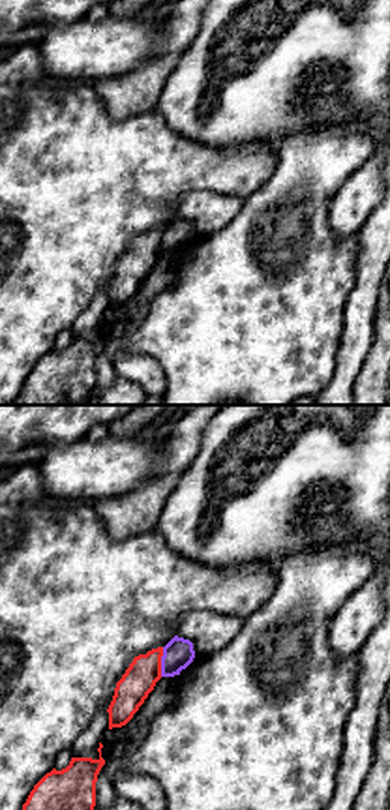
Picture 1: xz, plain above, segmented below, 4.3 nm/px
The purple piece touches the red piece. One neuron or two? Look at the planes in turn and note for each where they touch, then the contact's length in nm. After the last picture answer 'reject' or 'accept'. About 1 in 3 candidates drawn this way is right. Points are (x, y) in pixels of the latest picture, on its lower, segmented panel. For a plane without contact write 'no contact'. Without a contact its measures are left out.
(162, 662) | 130 nm

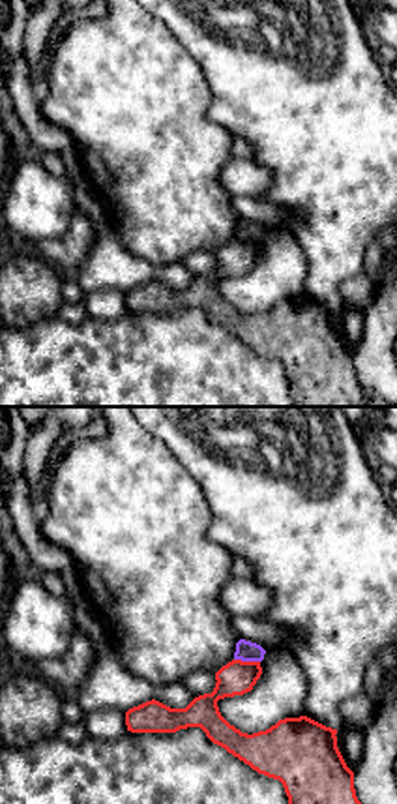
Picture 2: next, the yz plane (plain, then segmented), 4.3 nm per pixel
(248, 660) | 110 nm

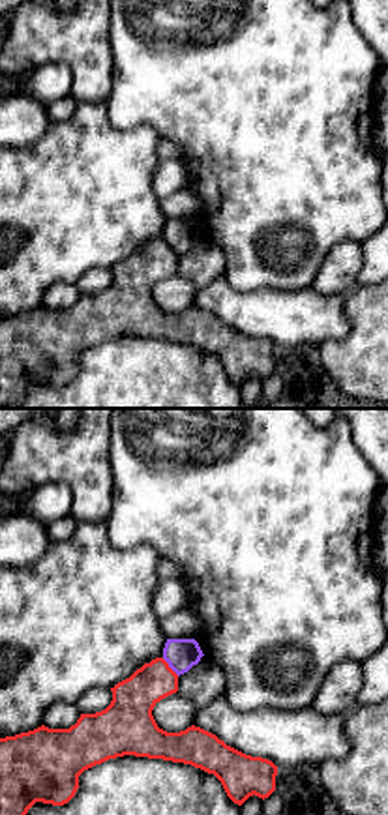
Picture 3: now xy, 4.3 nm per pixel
(171, 667) | 110 nm

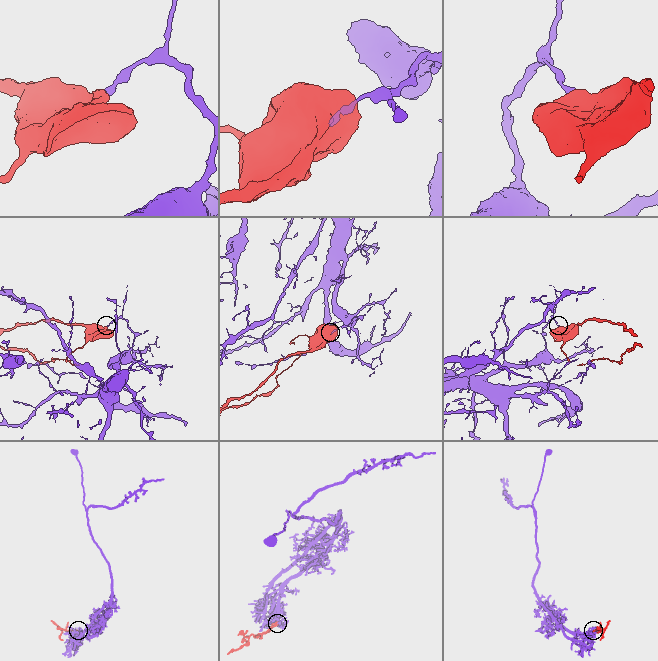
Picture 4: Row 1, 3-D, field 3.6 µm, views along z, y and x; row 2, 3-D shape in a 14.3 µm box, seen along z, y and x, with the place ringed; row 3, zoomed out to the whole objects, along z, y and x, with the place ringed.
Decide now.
reject

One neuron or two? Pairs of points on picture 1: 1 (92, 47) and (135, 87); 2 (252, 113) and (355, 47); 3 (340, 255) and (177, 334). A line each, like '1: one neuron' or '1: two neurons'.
1: two neurons
2: one neuron
3: one neuron

